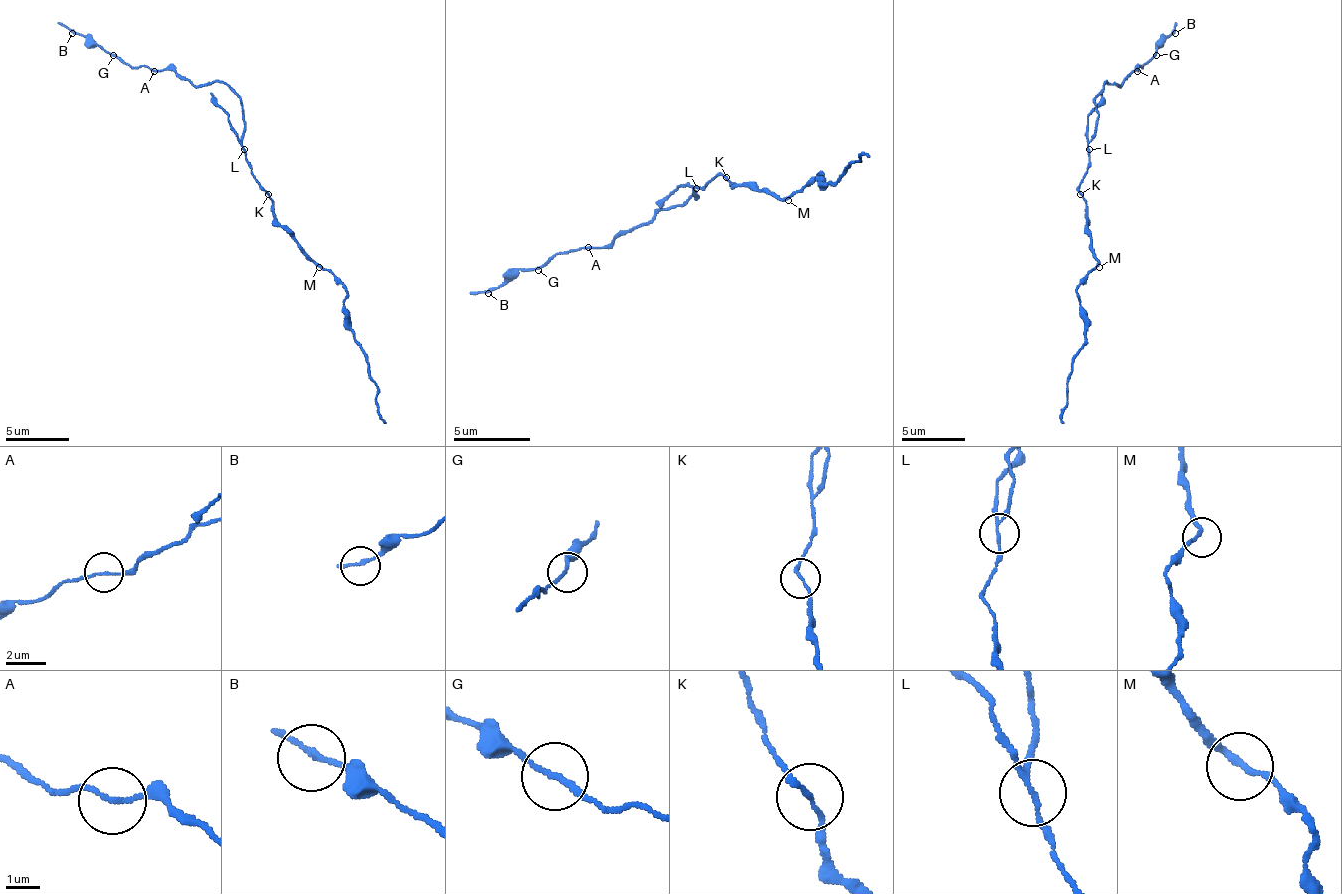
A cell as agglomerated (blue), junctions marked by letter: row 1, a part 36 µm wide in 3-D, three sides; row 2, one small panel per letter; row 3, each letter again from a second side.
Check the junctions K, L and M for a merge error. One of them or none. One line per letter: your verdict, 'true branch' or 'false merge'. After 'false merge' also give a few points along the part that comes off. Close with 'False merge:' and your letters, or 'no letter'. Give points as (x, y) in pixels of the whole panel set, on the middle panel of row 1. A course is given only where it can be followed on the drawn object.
K: true branch
L: false merge; foreign part runs (695, 189), (695, 200), (661, 208), (603, 247), (561, 250), (534, 270), (511, 273), (495, 289), (469, 293)
M: true branch
False merge: L

